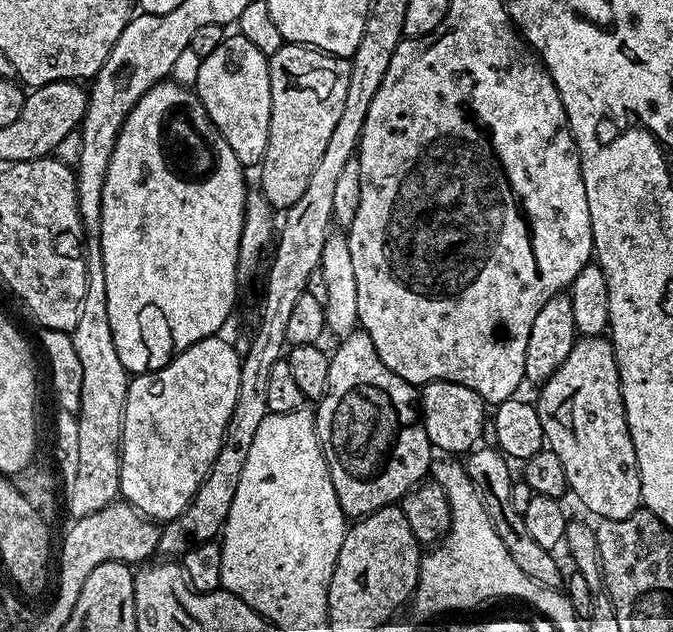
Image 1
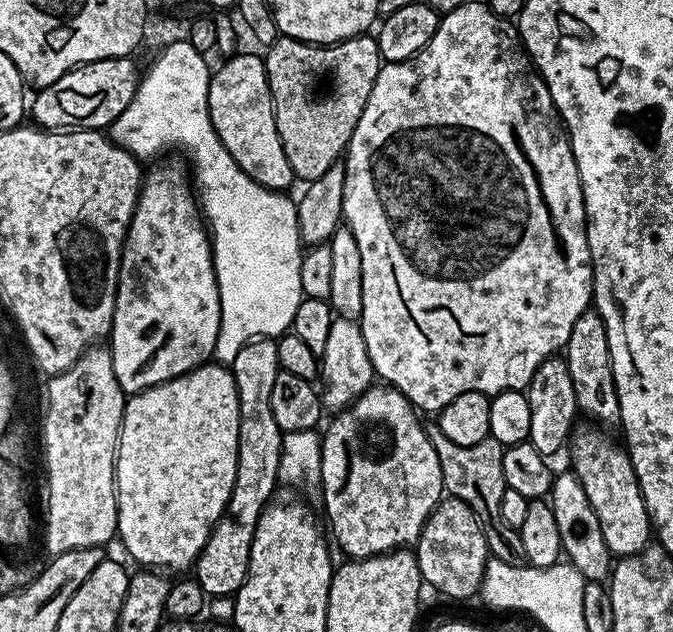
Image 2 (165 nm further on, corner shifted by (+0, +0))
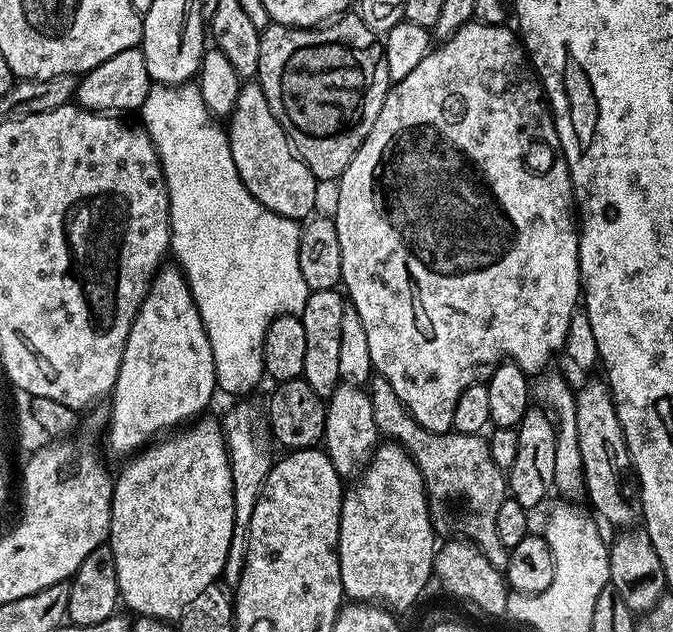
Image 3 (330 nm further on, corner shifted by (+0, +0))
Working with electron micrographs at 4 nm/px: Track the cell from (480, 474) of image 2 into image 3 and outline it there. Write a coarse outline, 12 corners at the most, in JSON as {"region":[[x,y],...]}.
{"region":[[377,375],[376,431],[412,456],[432,528],[507,569],[506,476],[483,435],[431,432]]}

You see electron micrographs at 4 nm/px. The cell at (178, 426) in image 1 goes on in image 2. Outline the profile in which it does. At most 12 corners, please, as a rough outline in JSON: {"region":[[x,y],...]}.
{"region":[[202,363],[125,399],[116,530],[191,569],[230,502],[239,402]]}

